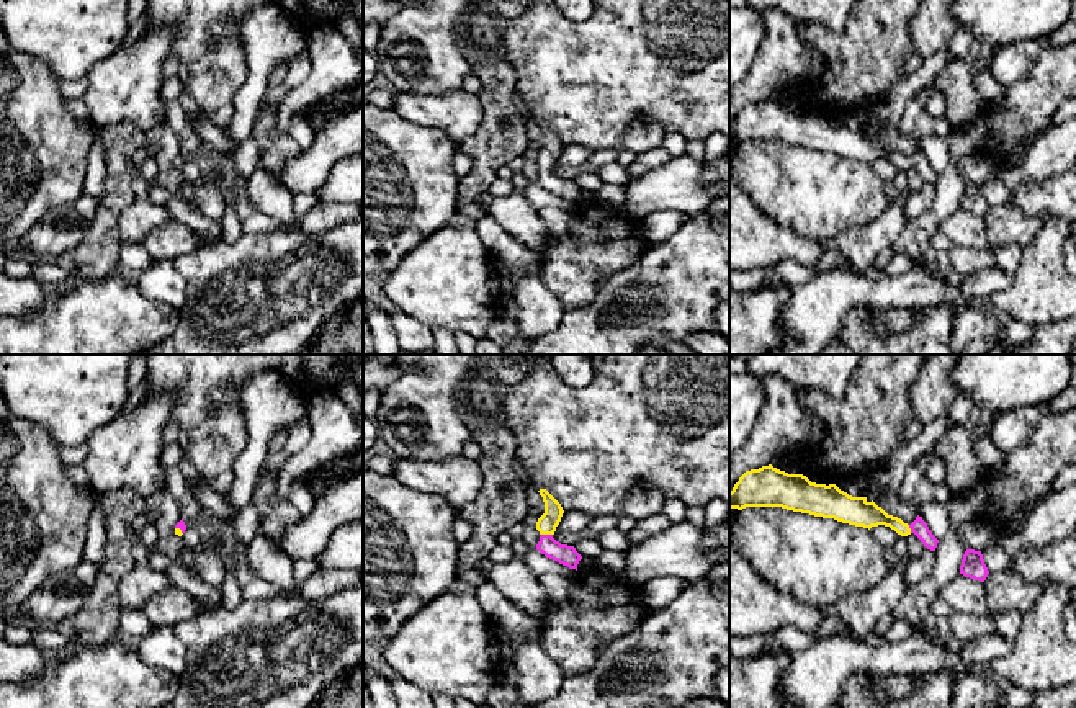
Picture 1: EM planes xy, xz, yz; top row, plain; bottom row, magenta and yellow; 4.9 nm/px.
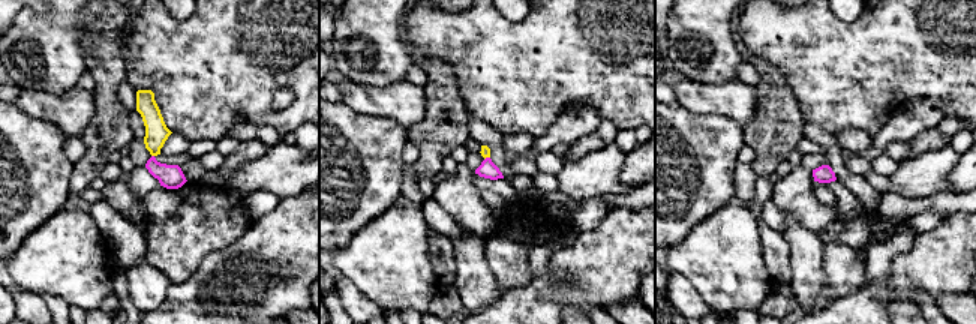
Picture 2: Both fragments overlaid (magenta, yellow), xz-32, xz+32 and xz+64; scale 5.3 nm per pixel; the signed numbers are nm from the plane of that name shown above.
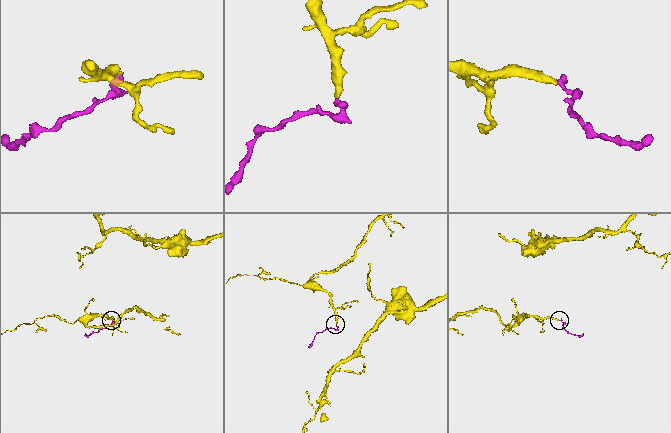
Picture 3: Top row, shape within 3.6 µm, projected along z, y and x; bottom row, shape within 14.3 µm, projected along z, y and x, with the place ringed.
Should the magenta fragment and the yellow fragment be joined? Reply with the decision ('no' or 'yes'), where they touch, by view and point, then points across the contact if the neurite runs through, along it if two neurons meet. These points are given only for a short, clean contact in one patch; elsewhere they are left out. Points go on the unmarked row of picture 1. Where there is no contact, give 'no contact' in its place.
yes | xz (546, 169) | across xz (564, 188), (546, 169), (546, 157)

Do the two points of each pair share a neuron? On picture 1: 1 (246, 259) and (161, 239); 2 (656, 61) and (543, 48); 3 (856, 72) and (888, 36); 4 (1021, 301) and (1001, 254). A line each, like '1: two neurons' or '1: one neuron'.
1: two neurons
2: one neuron
3: one neuron
4: two neurons

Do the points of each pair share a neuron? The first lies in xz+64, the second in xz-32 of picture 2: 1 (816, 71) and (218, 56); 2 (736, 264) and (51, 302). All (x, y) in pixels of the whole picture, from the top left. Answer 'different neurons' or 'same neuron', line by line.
1: same neuron
2: different neurons

